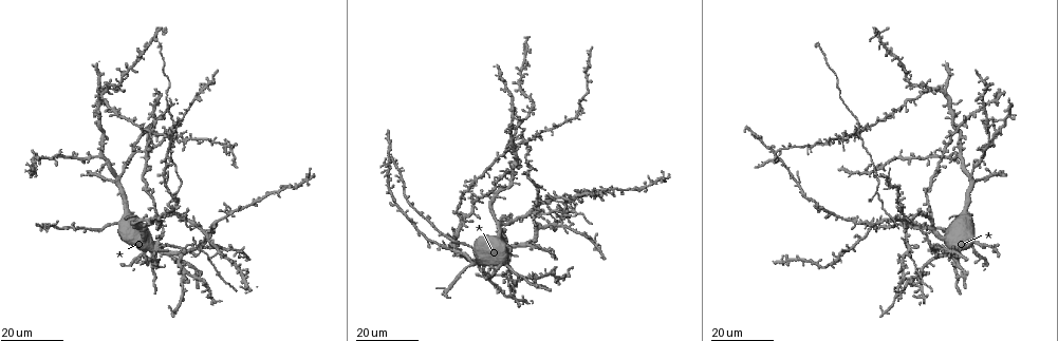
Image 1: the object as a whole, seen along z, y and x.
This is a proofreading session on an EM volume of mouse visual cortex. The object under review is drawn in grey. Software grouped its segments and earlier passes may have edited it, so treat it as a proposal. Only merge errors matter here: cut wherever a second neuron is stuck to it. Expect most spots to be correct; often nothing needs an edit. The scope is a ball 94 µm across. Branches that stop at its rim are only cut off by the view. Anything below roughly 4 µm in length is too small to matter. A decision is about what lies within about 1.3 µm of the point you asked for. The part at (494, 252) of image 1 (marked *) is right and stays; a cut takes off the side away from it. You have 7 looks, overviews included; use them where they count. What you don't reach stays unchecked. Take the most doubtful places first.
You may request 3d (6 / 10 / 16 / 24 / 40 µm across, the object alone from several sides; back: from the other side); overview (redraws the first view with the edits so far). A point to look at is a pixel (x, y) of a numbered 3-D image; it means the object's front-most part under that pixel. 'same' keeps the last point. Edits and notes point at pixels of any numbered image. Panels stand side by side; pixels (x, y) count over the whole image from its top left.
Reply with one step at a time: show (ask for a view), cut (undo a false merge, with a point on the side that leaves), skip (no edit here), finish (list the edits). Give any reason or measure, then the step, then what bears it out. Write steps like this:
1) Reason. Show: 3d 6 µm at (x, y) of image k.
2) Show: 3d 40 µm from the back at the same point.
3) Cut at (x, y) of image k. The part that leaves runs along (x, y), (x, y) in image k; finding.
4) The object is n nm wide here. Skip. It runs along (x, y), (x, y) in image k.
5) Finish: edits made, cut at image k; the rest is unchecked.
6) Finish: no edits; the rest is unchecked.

A fork. Show: 3d 24 µm at (533, 167) of image 1.

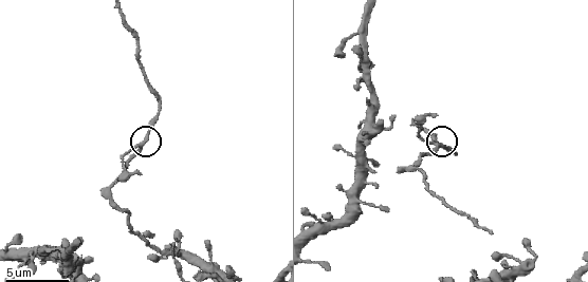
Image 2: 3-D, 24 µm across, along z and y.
Show: 3d 6 µm at (434, 148) of image 2.

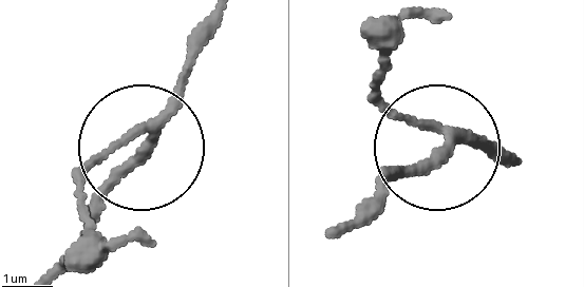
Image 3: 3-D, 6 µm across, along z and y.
Skip. Continuous, no second neuron.

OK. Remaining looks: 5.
Branch point. Show: 3d 16 µm at (858, 130) of image 1.

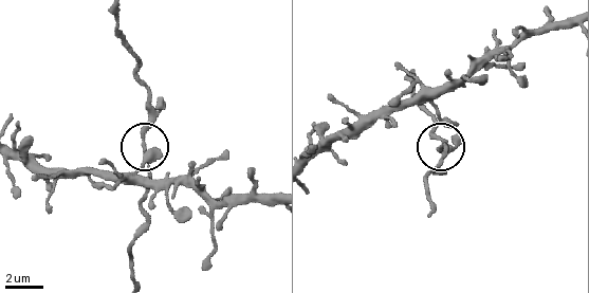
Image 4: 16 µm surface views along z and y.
Show: 3d 6 µm at (442, 147) of image 4.

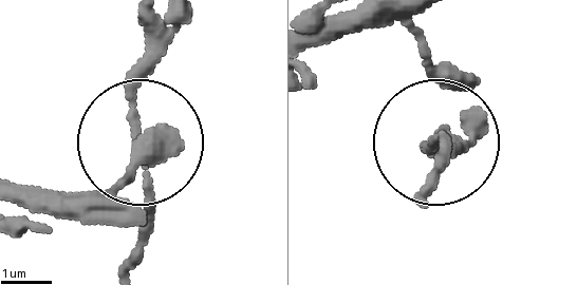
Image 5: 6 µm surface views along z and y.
The side arm is 38 µm long. Skip. Continuous, no second neuron.

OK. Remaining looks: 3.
Arms part here. Show: 3d 16 µm at (571, 199) of image 1.

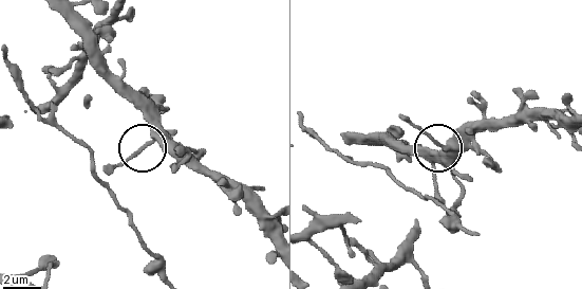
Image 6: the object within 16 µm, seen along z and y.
Zoom in. Show: 3d 10 µm at (453, 139) of image 6.

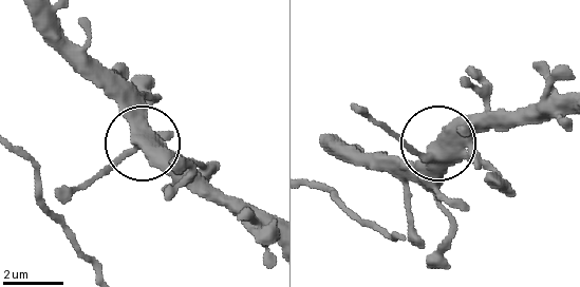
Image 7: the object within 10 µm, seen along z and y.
Skip. It runs along (31, 13), (194, 191) in image 7; all the same neuron.

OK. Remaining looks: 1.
Finish: no edits; the rest is unchecked.

